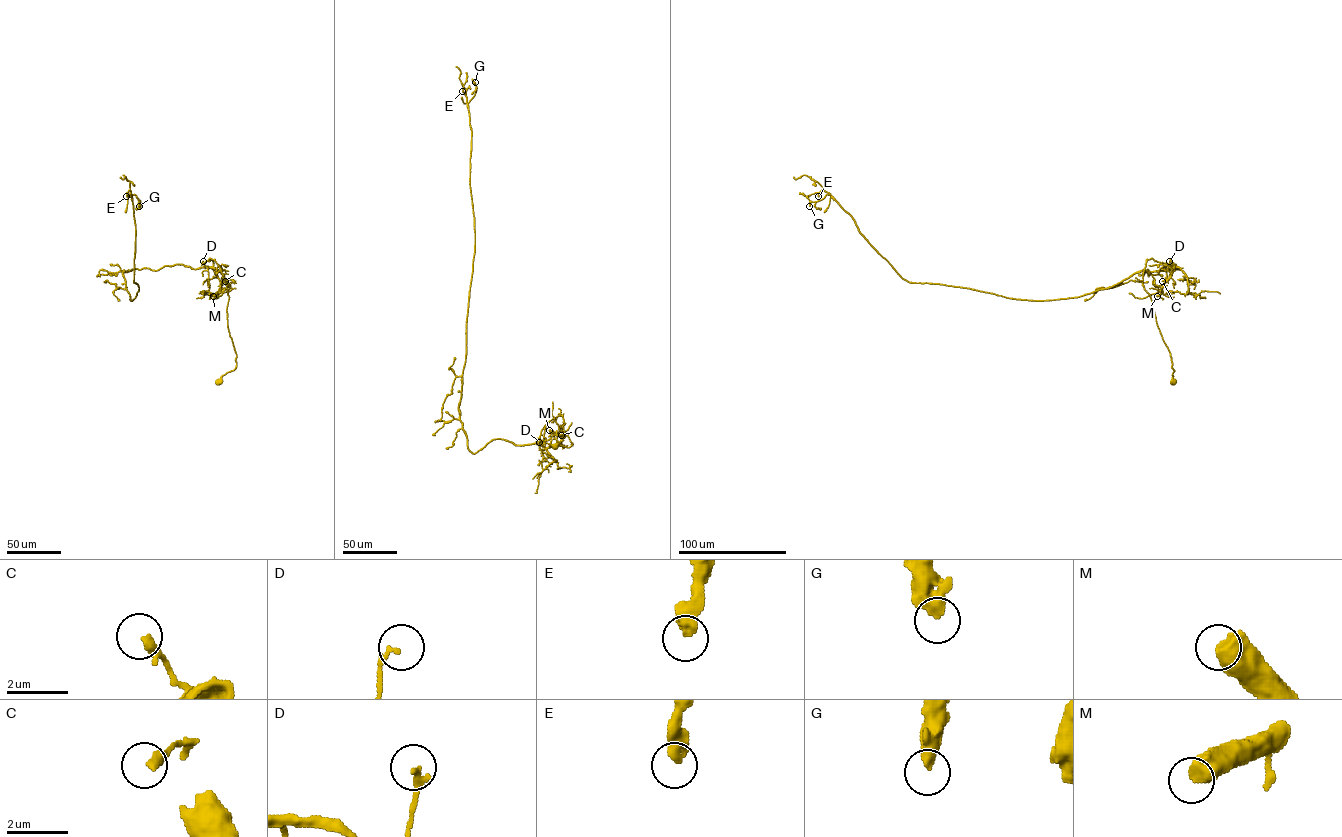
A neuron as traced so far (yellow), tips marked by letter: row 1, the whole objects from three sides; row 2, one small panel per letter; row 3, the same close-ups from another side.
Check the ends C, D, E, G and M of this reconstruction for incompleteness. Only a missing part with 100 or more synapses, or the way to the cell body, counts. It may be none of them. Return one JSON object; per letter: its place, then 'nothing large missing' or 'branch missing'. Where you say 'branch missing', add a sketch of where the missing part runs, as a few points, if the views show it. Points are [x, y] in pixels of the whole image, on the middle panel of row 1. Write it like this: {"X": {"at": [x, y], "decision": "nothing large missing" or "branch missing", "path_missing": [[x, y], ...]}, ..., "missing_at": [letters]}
{"C": {"at": [561, 435], "decision": "nothing large missing"}, "D": {"at": [539, 442], "decision": "nothing large missing"}, "E": {"at": [462, 91], "decision": "nothing large missing"}, "G": {"at": [475, 82], "decision": "nothing large missing"}, "M": {"at": [549, 430], "decision": "branch missing", "path_missing": [[549, 430], [541, 417], [535, 369], [530, 372]]}, "missing_at": ["M"]}

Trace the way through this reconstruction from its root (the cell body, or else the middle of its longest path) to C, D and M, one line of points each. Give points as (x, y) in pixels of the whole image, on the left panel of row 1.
C: (219, 381), (235, 368), (236, 354), (227, 326), (224, 277), (213, 259), (204, 263), (225, 281)
D: (219, 381), (236, 366), (236, 354), (227, 326), (229, 295), (216, 262), (210, 258), (204, 264), (203, 261)
M: (219, 381), (235, 368), (236, 354), (225, 281), (209, 258), (204, 265), (227, 284), (213, 296)

